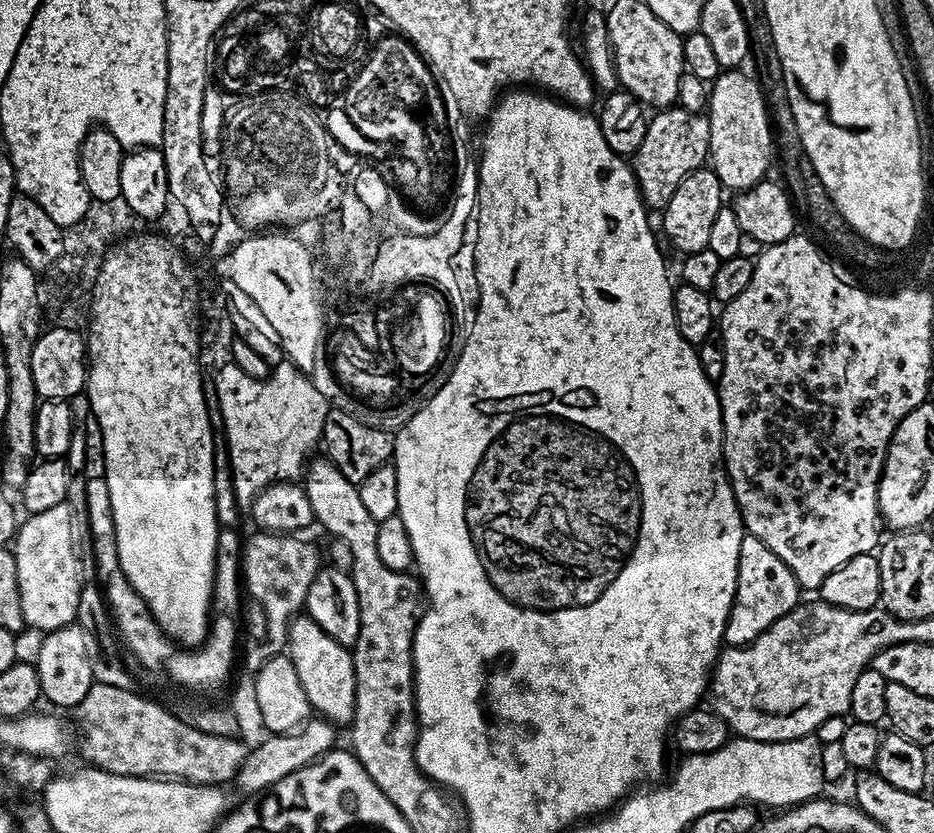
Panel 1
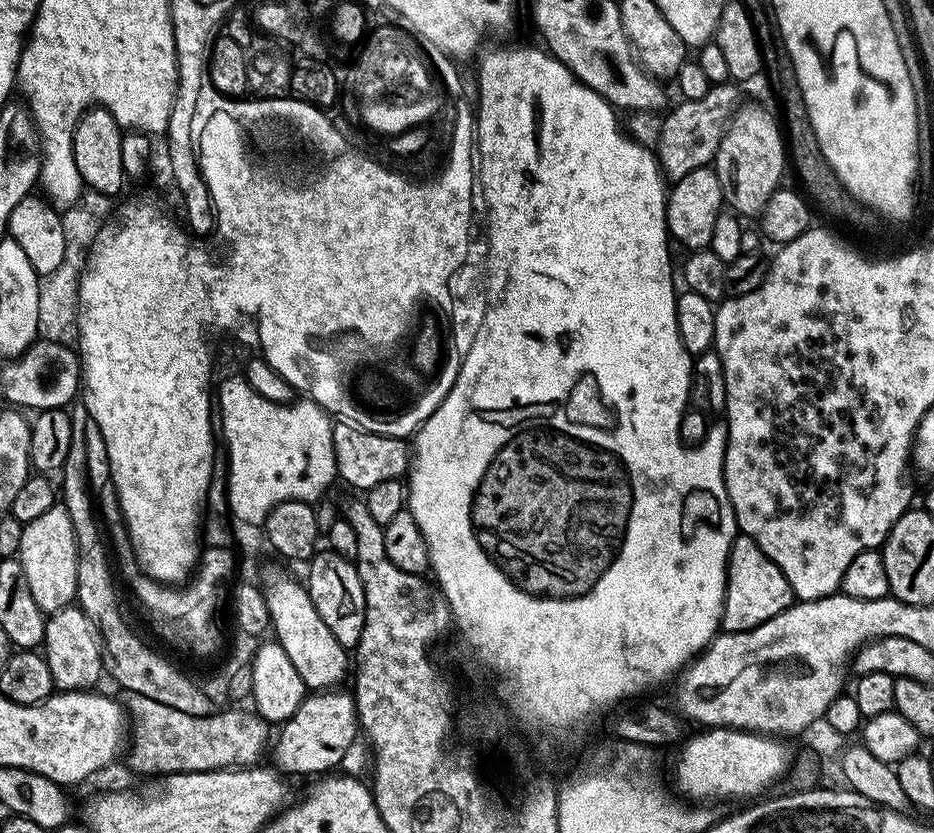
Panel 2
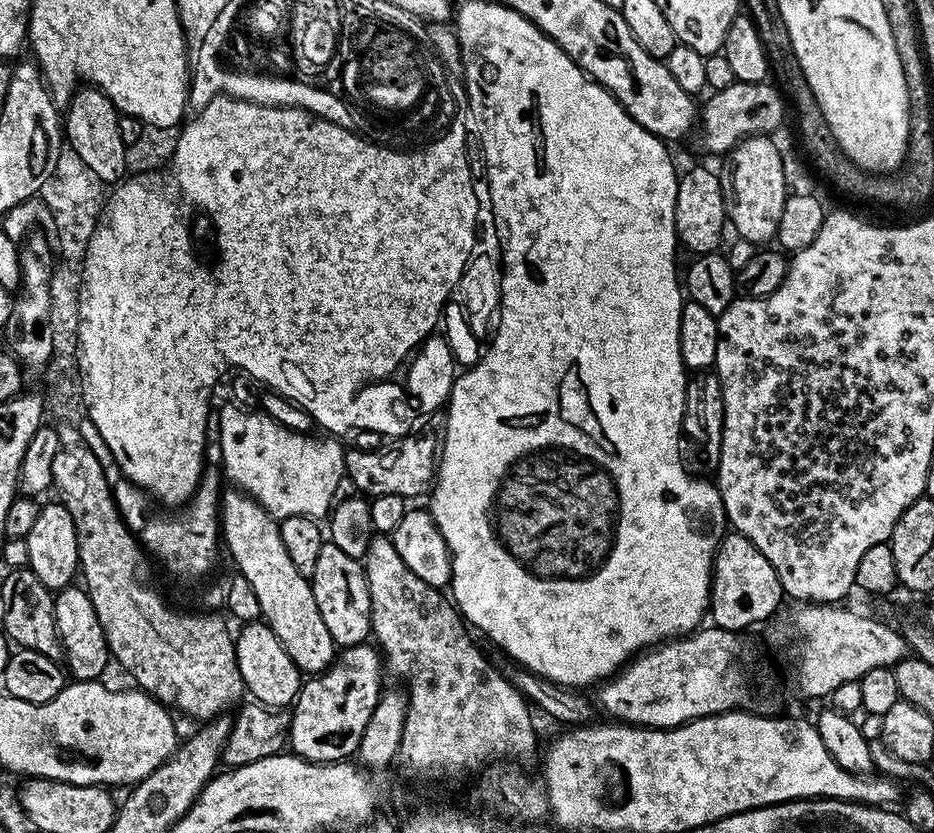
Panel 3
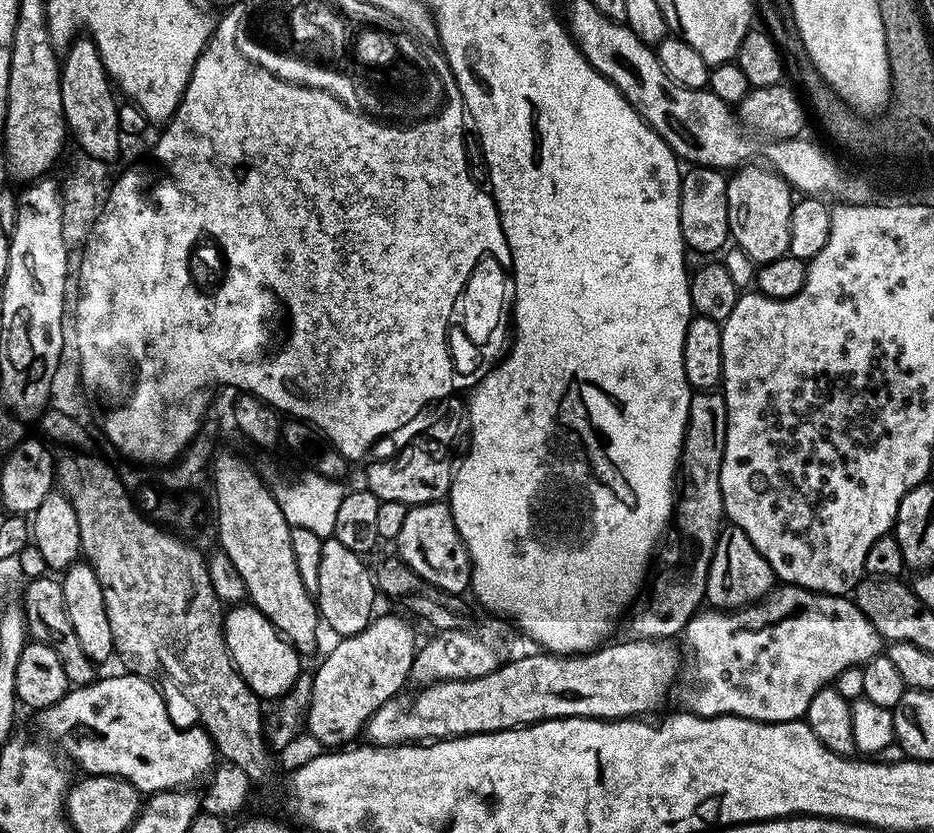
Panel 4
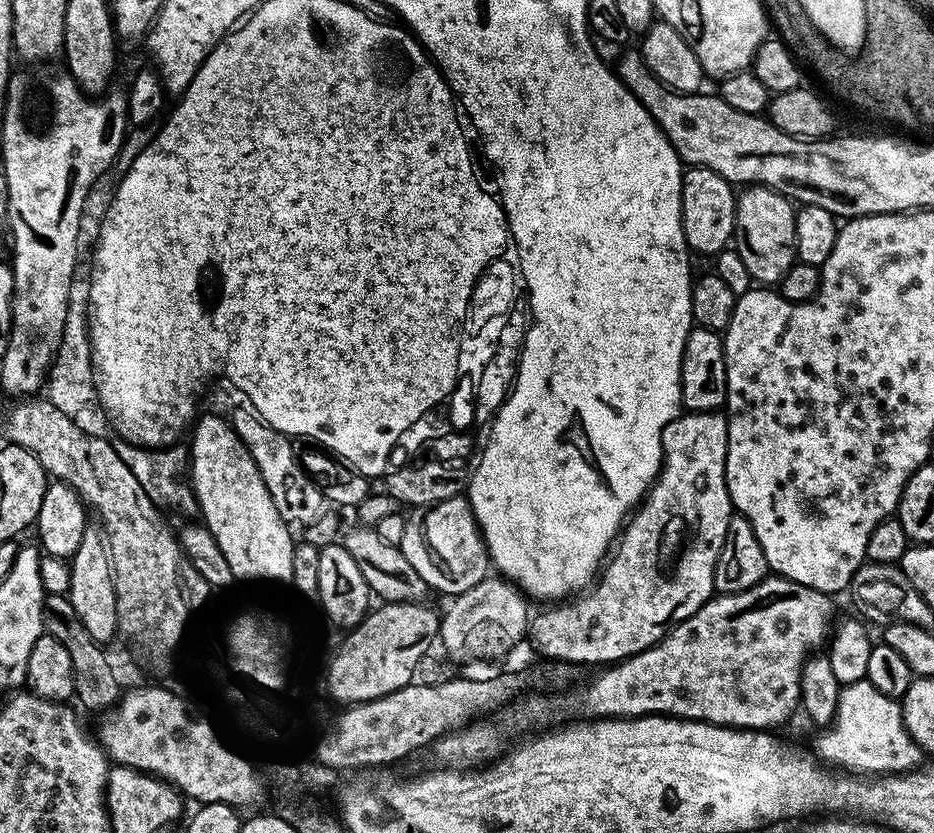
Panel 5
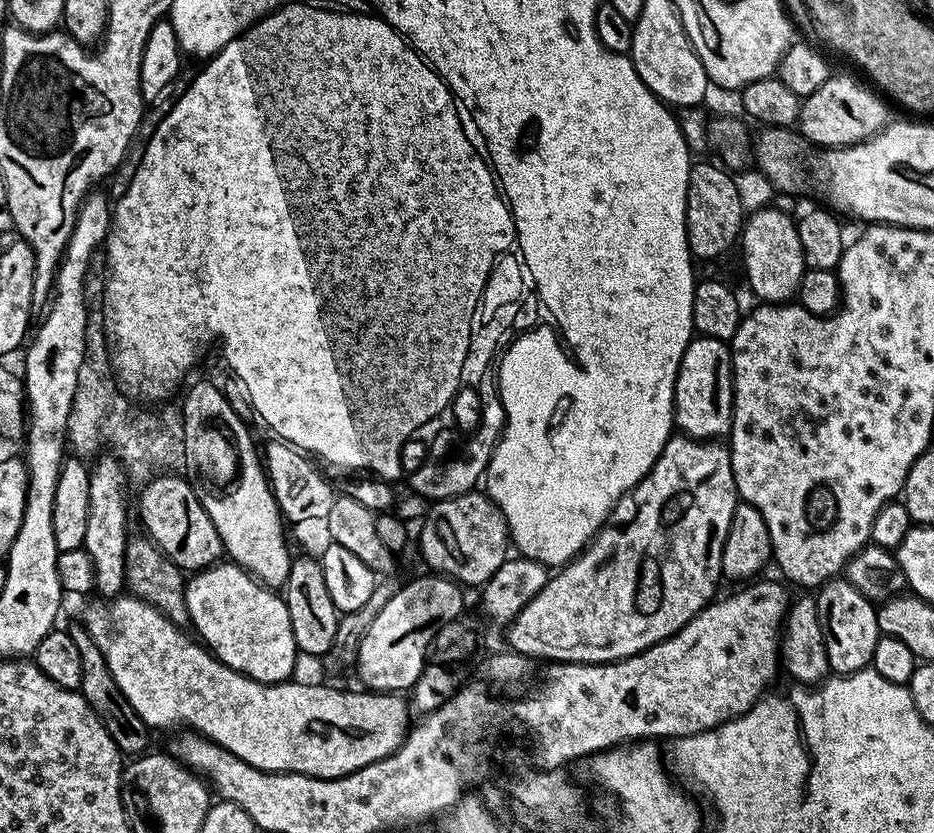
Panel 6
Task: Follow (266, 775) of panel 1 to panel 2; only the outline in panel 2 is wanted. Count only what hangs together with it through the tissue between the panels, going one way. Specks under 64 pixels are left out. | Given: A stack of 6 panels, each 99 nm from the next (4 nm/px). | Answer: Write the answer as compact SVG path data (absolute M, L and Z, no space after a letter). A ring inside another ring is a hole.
M316 690L305 695L298 710L294 710L290 719L279 725L280 737L277 740L275 737L270 748L270 756L272 752L273 758L276 759L275 767L281 773L289 777L312 776L311 778L316 778L321 774L328 774L339 769L336 767L347 758L356 736L358 740L356 702L351 691L340 691Z

